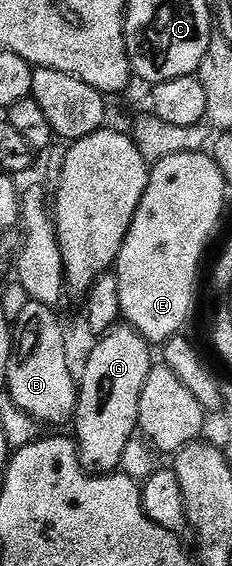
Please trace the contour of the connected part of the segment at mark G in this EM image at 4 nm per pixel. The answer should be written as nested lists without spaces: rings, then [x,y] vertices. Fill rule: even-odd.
[[[129,324],[115,326],[95,342],[98,343],[94,351],[86,358],[86,371],[80,374],[78,405],[72,417],[73,433],[83,467],[114,472],[121,467],[124,448],[128,448],[138,430],[140,396],[152,369],[152,346]]]

